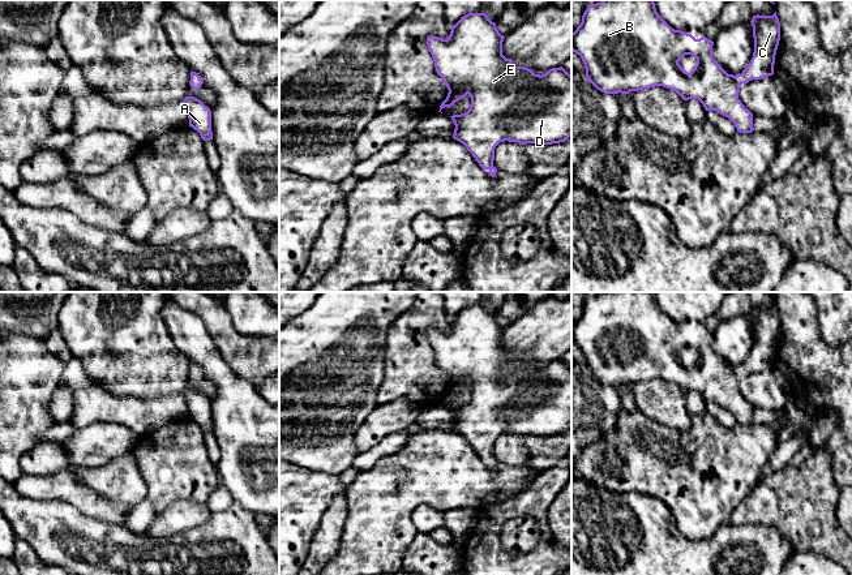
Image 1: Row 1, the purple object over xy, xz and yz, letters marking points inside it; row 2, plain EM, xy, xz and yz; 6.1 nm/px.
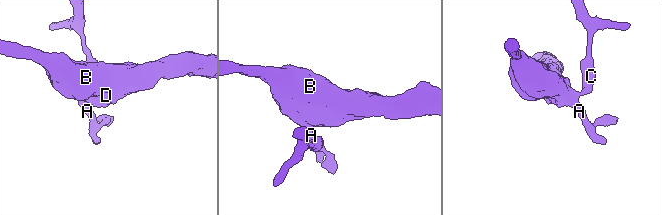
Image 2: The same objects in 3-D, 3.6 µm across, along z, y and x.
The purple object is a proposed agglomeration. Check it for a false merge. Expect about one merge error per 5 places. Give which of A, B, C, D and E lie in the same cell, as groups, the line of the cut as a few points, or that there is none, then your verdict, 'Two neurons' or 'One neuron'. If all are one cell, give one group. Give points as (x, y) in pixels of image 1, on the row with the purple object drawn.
Groups: A B C D E. No split. One neuron

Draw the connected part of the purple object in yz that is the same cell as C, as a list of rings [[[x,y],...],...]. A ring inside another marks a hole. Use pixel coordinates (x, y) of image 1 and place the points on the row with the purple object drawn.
[[[603,0],[587,7],[582,22],[571,33],[571,51],[581,56],[587,80],[604,94],[629,94],[642,89],[663,86],[676,91],[684,100],[698,99],[706,111],[716,111],[728,117],[740,133],[752,133],[753,113],[738,99],[741,83],[752,80],[761,80],[774,74],[775,55],[780,40],[780,22],[776,12],[772,16],[753,16],[754,52],[750,63],[741,74],[728,74],[712,57],[714,42],[702,37],[695,39],[692,34],[672,29],[656,12],[654,0]],[[685,56],[697,59],[694,69],[688,73],[678,64]]]

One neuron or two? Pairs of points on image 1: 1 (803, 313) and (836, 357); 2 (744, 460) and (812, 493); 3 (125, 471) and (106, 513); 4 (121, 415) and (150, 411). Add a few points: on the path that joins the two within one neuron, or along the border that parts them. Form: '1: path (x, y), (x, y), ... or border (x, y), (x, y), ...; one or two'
1: path (805, 326), (805, 334), (823, 352); one
2: border (757, 481), (754, 488), (737, 505); two
3: border (84, 486), (131, 509); two
4: path (128, 413), (144, 413); one

